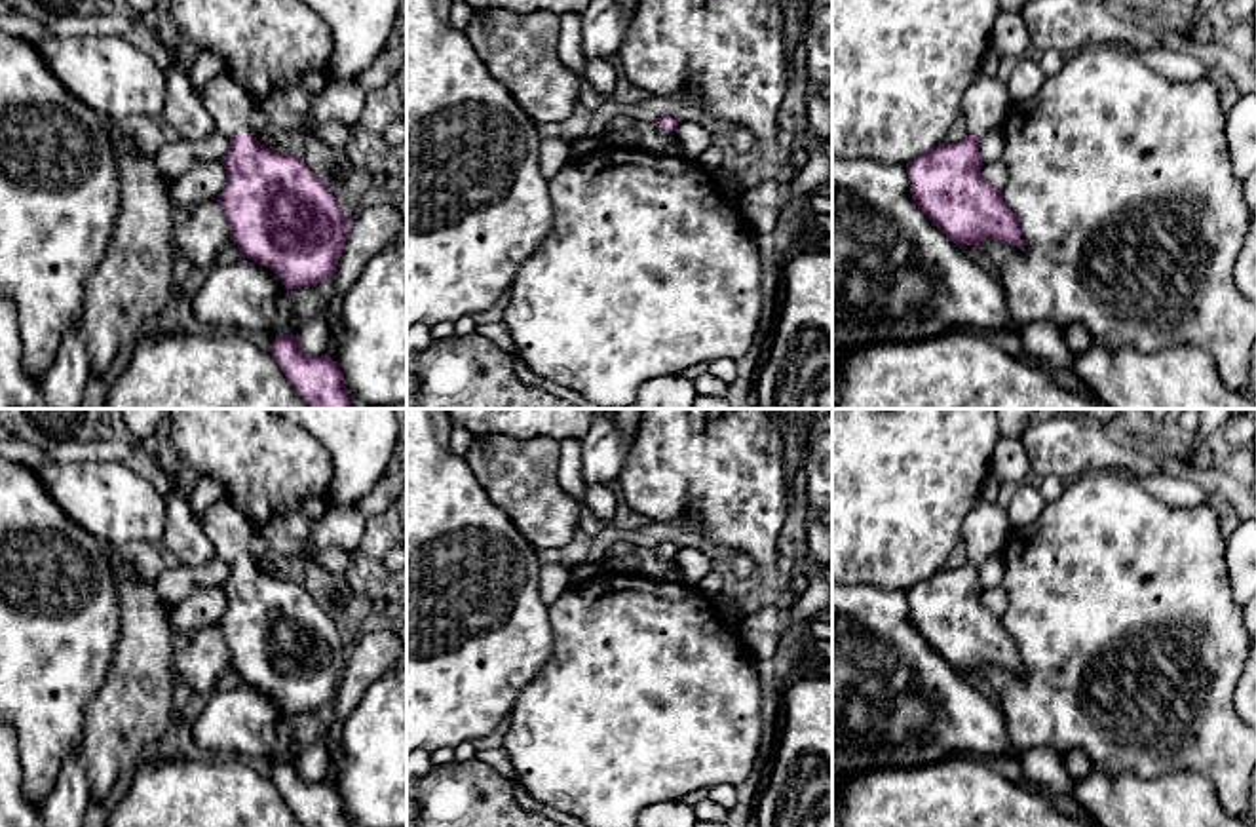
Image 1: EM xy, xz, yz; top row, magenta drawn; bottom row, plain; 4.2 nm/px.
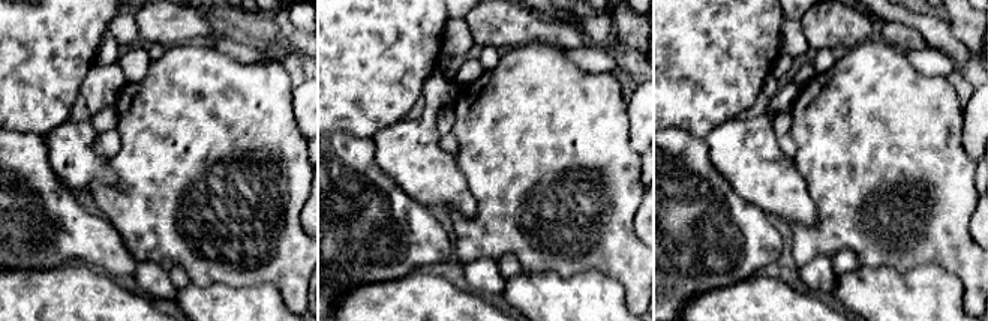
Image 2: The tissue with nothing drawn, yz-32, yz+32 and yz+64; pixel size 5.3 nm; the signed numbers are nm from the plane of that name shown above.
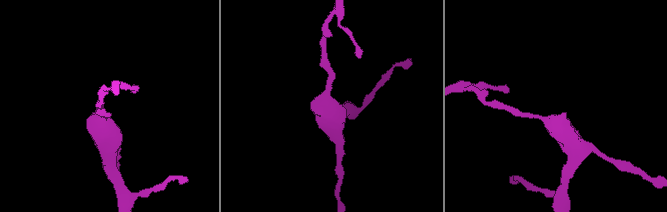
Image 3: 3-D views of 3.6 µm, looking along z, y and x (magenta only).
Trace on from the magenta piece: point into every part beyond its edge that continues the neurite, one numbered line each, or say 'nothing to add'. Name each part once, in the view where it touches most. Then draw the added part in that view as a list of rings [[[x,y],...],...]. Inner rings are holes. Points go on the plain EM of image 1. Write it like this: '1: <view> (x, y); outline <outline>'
1: xy (227, 527); outline [[[226,498],[211,504],[200,517],[200,527],[211,540],[217,557],[251,561],[249,542],[257,536],[255,525]]]

